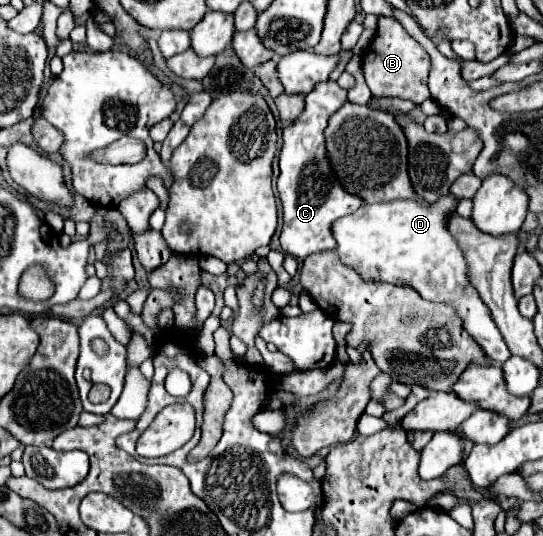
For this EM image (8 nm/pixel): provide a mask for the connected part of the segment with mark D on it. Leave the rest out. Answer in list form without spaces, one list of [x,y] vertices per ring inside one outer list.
[[[445,195],[437,203],[389,201],[361,205],[359,211],[339,217],[339,221],[331,225],[331,233],[337,241],[337,251],[343,265],[355,269],[367,281],[411,285],[429,301],[451,303],[463,319],[463,327],[475,337],[487,357],[497,363],[505,363],[511,353],[495,321],[491,319],[491,311],[487,305],[483,305],[479,293],[469,283],[463,253],[447,231],[447,215],[453,211],[453,195]]]

